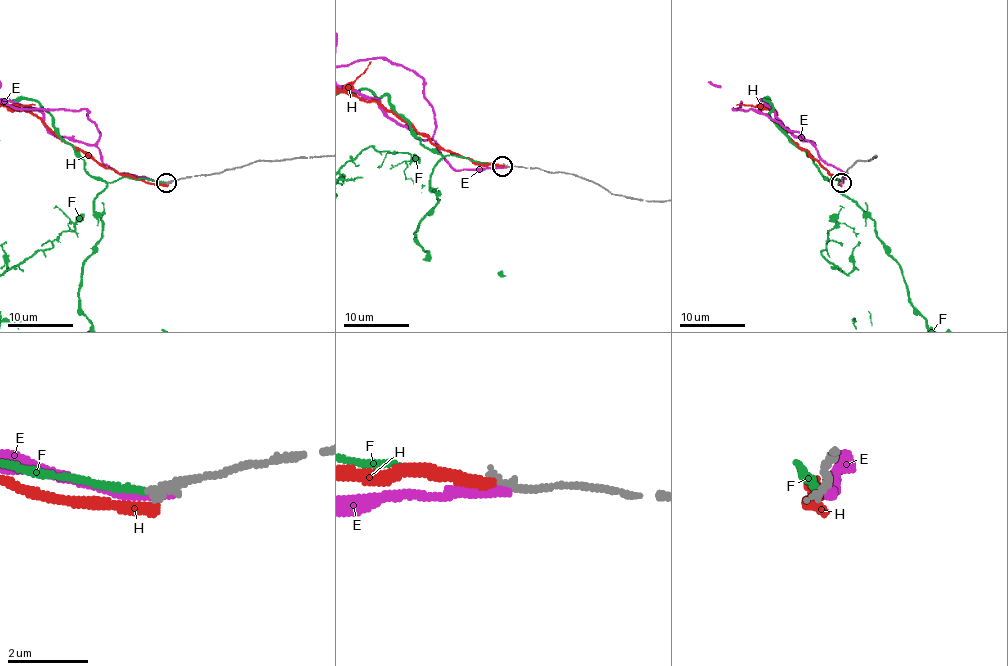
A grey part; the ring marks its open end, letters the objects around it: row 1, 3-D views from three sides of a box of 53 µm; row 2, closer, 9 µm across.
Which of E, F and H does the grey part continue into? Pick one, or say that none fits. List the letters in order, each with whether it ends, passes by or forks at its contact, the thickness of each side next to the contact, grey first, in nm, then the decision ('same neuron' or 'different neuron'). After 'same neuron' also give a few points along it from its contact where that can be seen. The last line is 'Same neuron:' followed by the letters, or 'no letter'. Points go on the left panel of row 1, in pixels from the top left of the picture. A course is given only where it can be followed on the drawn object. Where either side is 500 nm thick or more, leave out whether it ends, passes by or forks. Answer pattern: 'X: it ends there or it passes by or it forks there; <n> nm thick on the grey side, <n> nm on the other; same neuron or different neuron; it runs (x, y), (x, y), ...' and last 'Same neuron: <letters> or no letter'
E: it ends there; 240 nm thick on the grey side, 280 nm on the other; different neuron
F: it ends there; 200 nm thick on the grey side, 150 nm on the other; same neuron
H: it ends there; 200 nm thick on the grey side, 260 nm on the other; different neuron
Same neuron: F

